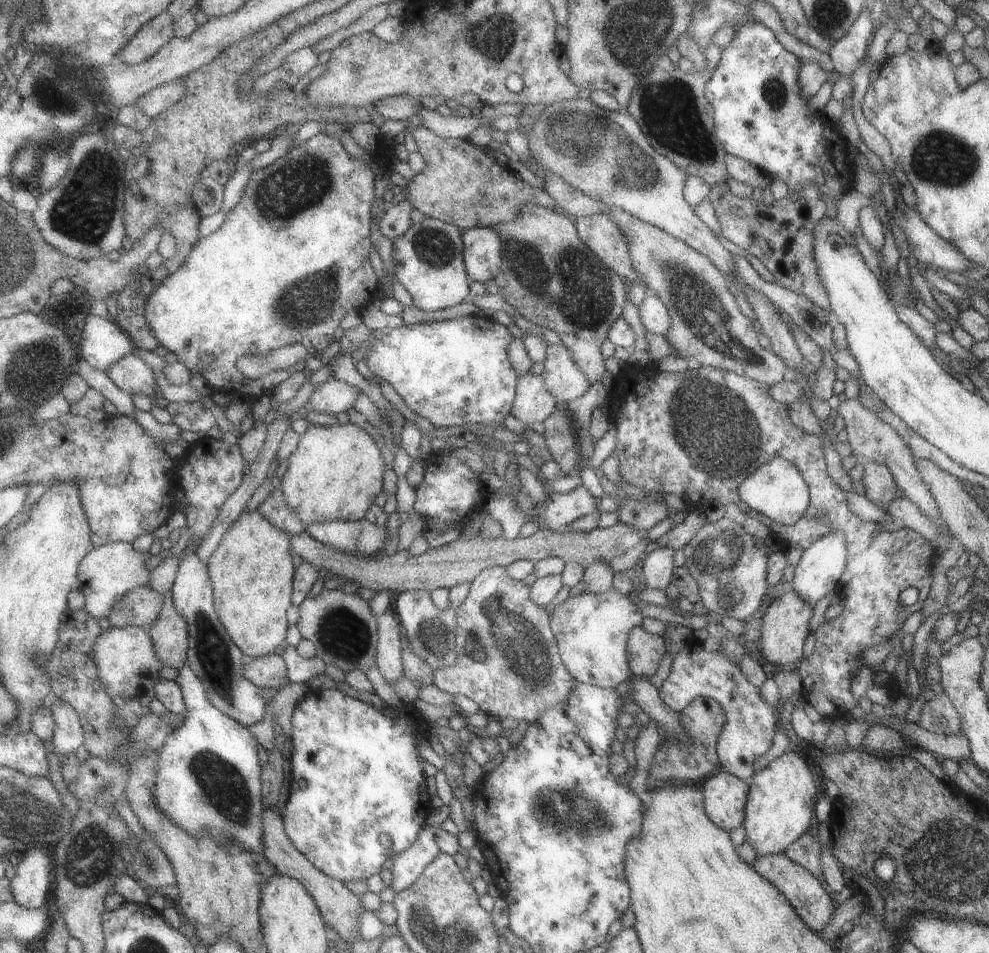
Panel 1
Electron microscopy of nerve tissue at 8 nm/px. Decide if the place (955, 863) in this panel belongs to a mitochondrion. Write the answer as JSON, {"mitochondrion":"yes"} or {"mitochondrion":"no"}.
{"mitochondrion":"yes"}

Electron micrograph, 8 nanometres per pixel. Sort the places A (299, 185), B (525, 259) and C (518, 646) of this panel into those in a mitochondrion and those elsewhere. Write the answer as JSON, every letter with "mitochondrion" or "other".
{"A":"mitochondrion","B":"mitochondrion","C":"mitochondrion"}

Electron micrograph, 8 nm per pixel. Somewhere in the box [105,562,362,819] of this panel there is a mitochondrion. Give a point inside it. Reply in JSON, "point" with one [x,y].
{"point":[213,656]}

